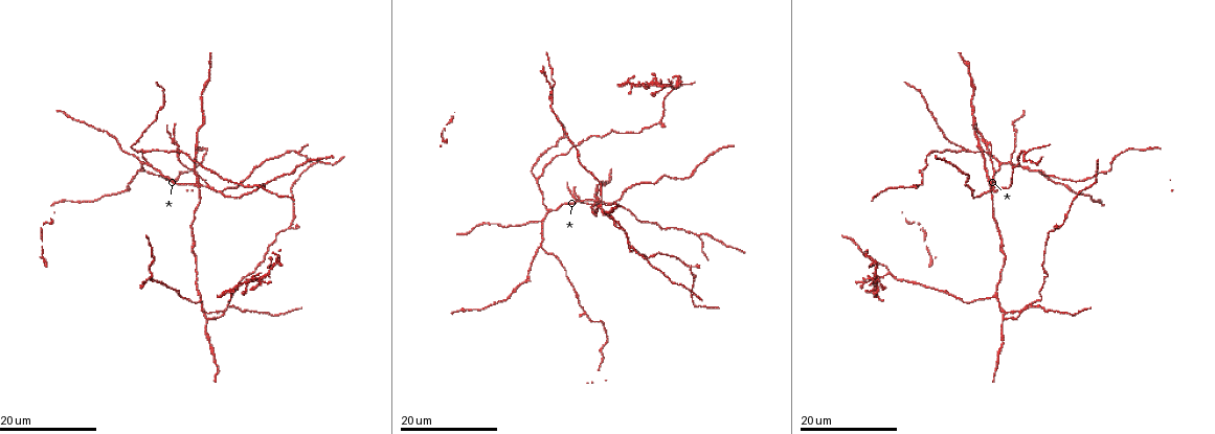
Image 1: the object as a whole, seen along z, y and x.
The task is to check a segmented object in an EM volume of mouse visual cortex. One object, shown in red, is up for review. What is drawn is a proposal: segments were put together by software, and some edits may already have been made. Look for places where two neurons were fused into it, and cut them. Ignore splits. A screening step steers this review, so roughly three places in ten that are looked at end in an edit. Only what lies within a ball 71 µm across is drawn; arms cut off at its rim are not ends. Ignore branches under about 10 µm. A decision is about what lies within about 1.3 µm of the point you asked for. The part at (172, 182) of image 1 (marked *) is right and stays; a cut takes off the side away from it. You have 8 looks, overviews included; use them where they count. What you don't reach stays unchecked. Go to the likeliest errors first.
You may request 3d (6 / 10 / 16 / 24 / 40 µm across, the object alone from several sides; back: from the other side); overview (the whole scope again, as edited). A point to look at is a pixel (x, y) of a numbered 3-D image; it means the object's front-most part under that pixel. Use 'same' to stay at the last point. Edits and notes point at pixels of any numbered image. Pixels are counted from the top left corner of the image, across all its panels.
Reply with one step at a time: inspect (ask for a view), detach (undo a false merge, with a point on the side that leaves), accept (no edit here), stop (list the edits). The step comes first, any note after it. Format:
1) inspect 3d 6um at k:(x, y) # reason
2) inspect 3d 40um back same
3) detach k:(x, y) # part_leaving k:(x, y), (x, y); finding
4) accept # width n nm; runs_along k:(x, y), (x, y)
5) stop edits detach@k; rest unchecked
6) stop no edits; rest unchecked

inspect 3d 24um at 1:(209, 318) # small branch off a trunk

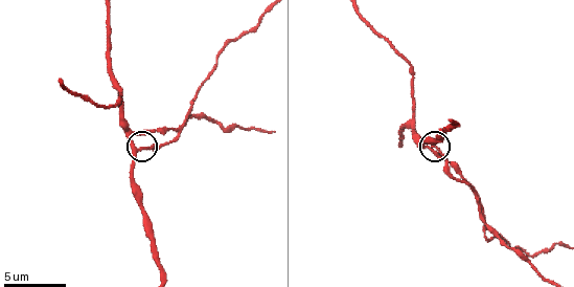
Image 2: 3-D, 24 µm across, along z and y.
inspect 3d 6um at 2:(139, 148)

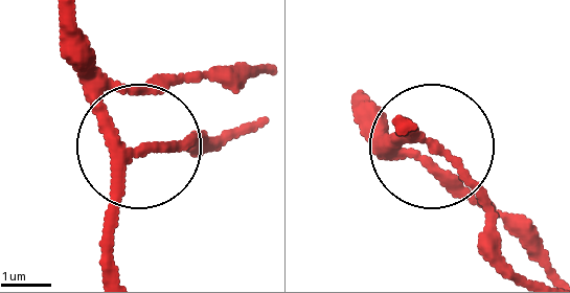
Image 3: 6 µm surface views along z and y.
accept # arms 3; runs_along 3:(358, 93), (394, 143), (428, 143), (407, 118); continuous, no second neuron

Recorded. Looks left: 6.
inspect 3d 6um at 2:(189, 110)

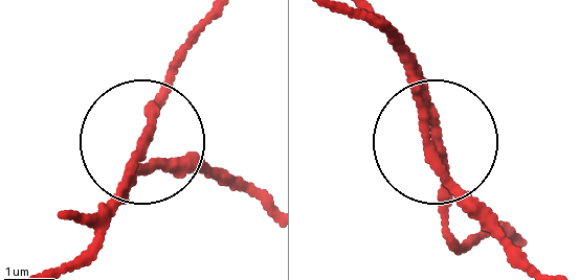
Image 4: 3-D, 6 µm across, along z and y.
inspect 3d 6um back at 4:(143, 143)

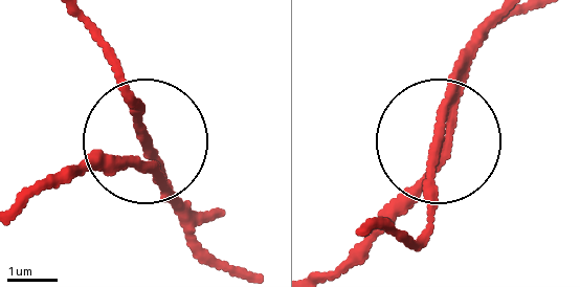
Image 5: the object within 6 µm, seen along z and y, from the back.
accept # width 180 nm; runs_along 5:(209, 210), (147, 147), (50, 172); all the same neuron

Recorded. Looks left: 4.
inspect 3d 16um at 1:(542, 221) # three-way junction

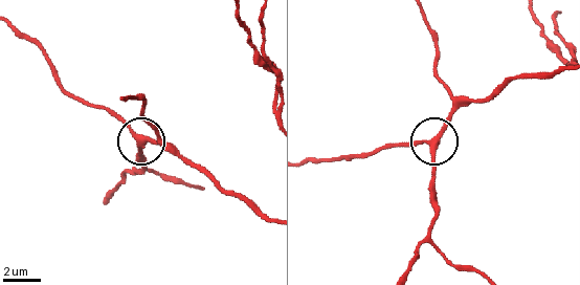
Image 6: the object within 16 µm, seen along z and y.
inspect 3d 10um at 6:(431, 143)

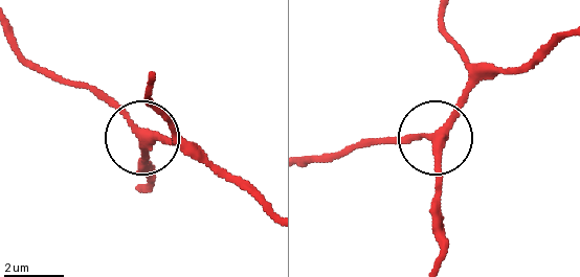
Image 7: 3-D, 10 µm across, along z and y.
accept # runs_along 7:(562, 35), (517, 67), (487, 77), (434, 135), (384, 142); all the same neuron

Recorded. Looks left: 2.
inspect 3d 16um at 1:(1036, 172) # branch point

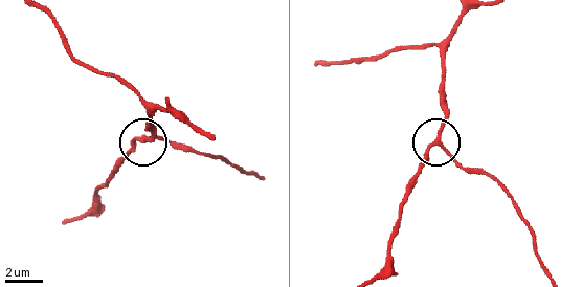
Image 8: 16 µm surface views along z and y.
inspect 3d 10um at 8:(142, 139) # zoom in

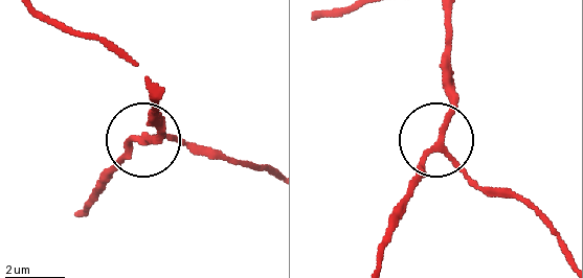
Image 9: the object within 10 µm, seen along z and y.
accept # runs_along 9:(452, 14), (452, 112), (420, 179), (395, 206); continuous, no second neuron

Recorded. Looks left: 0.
stop no edits; rest unchecked

